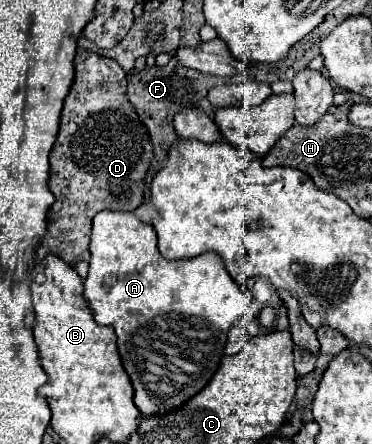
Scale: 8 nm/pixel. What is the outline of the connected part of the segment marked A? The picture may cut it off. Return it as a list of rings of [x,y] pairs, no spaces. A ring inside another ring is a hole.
[[[100,211],[92,221],[90,271],[84,281],[84,299],[98,325],[112,325],[118,335],[122,365],[134,385],[134,403],[144,417],[178,409],[196,395],[216,373],[224,355],[230,325],[240,327],[250,297],[228,277],[218,253],[204,253],[194,259],[168,261],[158,251],[152,225],[142,223],[134,213]]]

